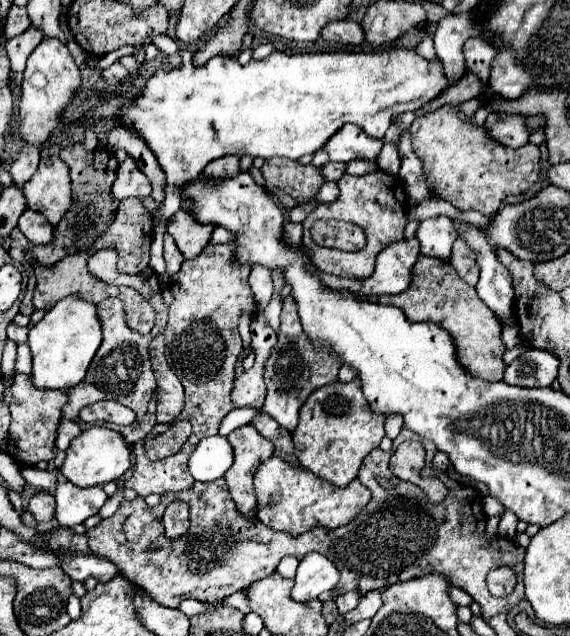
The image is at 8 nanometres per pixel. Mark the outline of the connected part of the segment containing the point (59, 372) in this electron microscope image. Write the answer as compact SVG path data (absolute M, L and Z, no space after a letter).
M67 296L59 300L39 324L29 330L29 348L33 354L33 384L37 388L69 390L77 386L93 360L103 334L101 334L97 306L83 300L81 296Z

